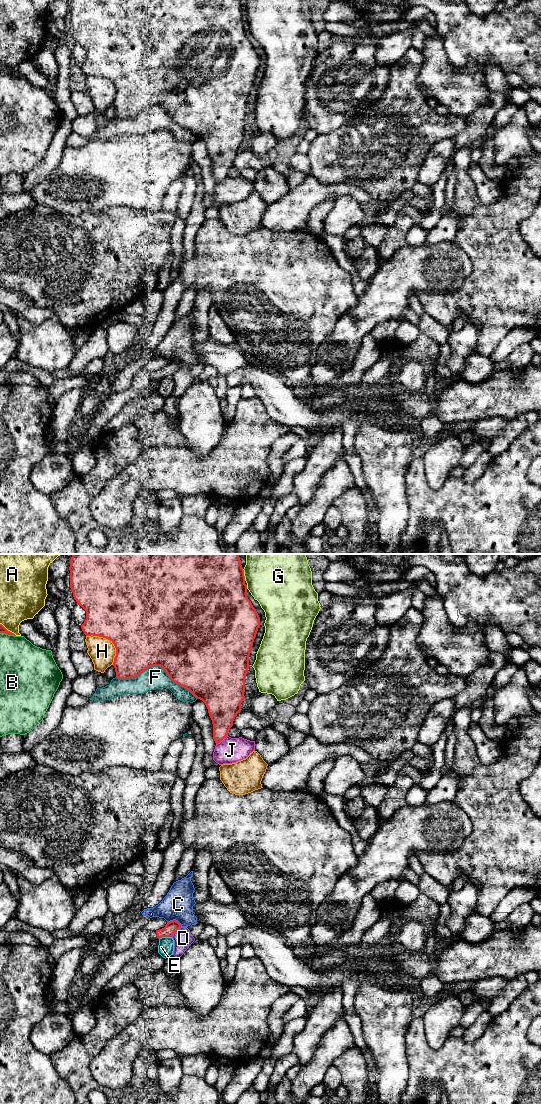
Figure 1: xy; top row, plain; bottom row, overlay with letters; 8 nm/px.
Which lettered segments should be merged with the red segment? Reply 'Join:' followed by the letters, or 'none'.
Join: none

